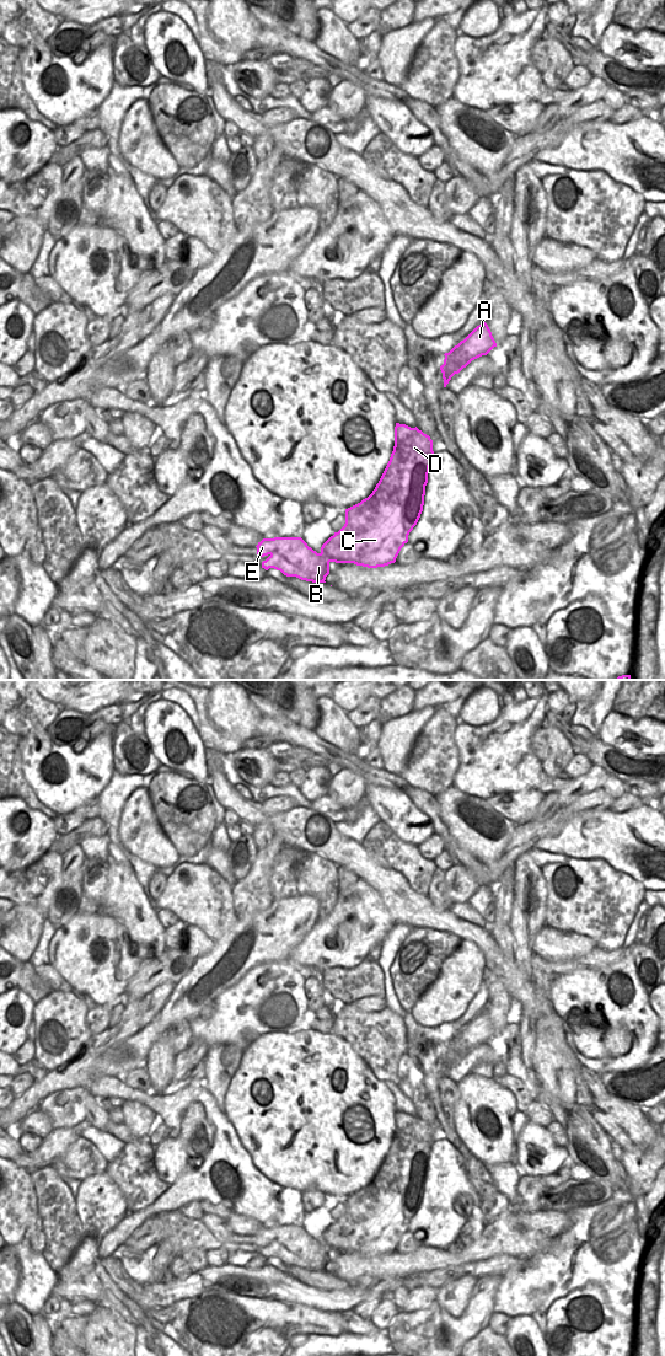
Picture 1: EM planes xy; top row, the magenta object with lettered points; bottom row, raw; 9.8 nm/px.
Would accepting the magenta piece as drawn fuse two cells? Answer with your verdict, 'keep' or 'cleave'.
cleave

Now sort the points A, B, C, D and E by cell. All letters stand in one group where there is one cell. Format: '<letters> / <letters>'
A C D / B E

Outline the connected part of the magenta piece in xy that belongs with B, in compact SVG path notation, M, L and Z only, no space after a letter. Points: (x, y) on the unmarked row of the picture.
M301 1226L263 1227L256 1236L259 1245L268 1245L262 1250L266 1259L274 1256L286 1265L326 1271L332 1249L309 1236Z

